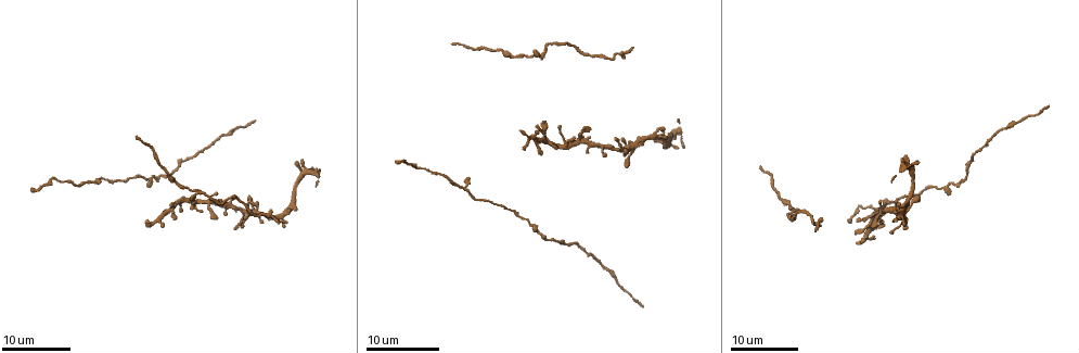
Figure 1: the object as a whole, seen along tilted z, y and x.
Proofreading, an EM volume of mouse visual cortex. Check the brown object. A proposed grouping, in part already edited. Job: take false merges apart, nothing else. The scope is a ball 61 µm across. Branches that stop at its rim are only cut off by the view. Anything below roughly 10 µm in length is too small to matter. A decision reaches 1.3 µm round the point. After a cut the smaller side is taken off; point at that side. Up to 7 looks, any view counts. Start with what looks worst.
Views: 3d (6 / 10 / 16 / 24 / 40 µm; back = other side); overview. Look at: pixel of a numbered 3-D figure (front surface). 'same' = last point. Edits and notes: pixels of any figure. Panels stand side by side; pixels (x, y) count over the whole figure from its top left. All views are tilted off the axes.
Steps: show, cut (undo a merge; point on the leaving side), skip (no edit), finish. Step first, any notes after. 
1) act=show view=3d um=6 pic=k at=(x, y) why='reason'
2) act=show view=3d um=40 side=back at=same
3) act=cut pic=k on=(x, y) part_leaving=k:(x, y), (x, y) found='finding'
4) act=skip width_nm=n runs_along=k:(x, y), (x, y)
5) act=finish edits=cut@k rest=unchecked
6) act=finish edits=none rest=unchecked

act=show view=3d um=16 pic=1 at=(893, 202)

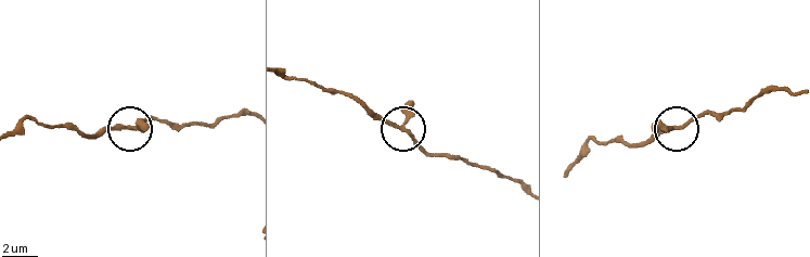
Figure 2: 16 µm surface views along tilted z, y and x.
act=show view=3d um=10 pic=2 at=(126, 127)

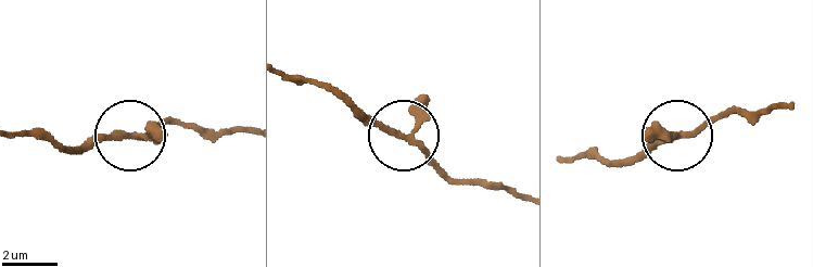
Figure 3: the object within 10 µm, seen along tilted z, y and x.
act=skip arms=3 runs_along=3:(167, 137), (118, 131), (70, 148) found='continuous, no second neuron'

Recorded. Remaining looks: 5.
act=show view=3d um=24 pic=1 at=(547, 137) why='looks like a crossing'

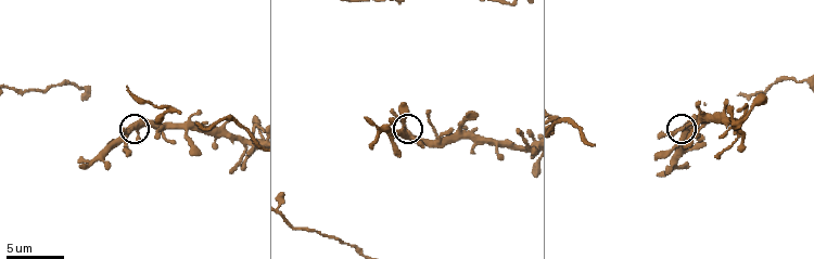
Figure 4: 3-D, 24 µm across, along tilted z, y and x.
act=show view=3d um=10 pic=4 at=(132, 127) why='zoom in'

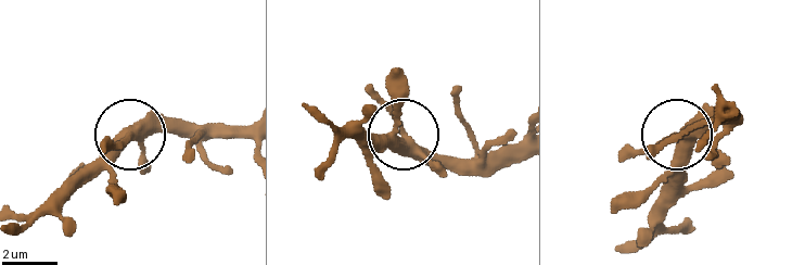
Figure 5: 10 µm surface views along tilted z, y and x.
act=skip side_arm_um=30 found='all the same neuron'

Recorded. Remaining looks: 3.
act=show view=3d um=10 pic=4 at=(170, 108) why='arms part here'

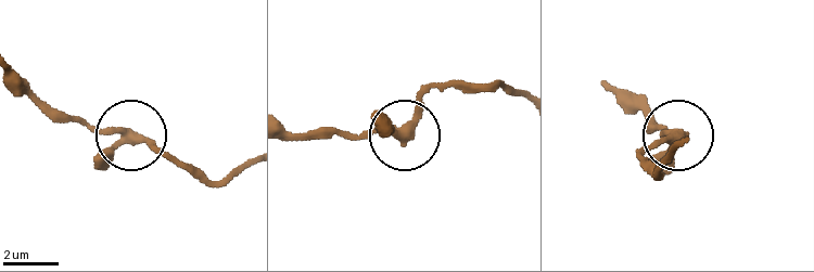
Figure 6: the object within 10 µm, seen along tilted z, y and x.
act=skip side_arm_um=14 arms=3 found='continuous, no second neuron'

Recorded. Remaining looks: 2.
act=show view=3d um=24 pic=1 at=(436, 174)

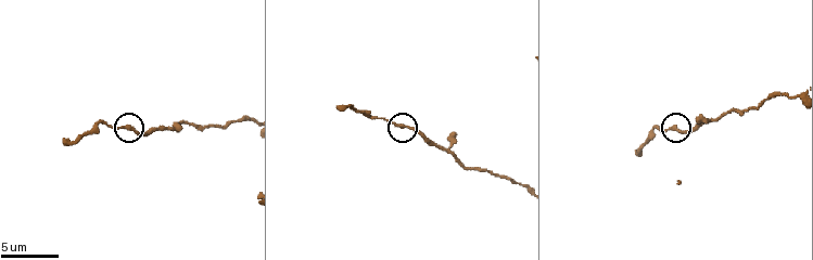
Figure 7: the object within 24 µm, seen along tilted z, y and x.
act=show view=3d um=6 pic=7 at=(673, 128) why='closer look'

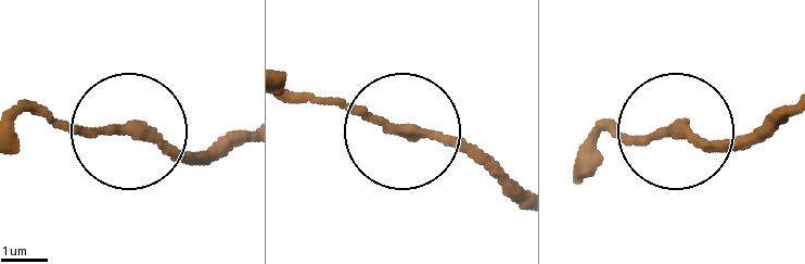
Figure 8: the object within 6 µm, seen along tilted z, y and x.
act=skip width_nm=210 runs_along=8:(240, 137), (195, 154), (11, 115) found='continuous, no second neuron'

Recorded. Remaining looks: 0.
act=finish edits=none rest=unchecked

